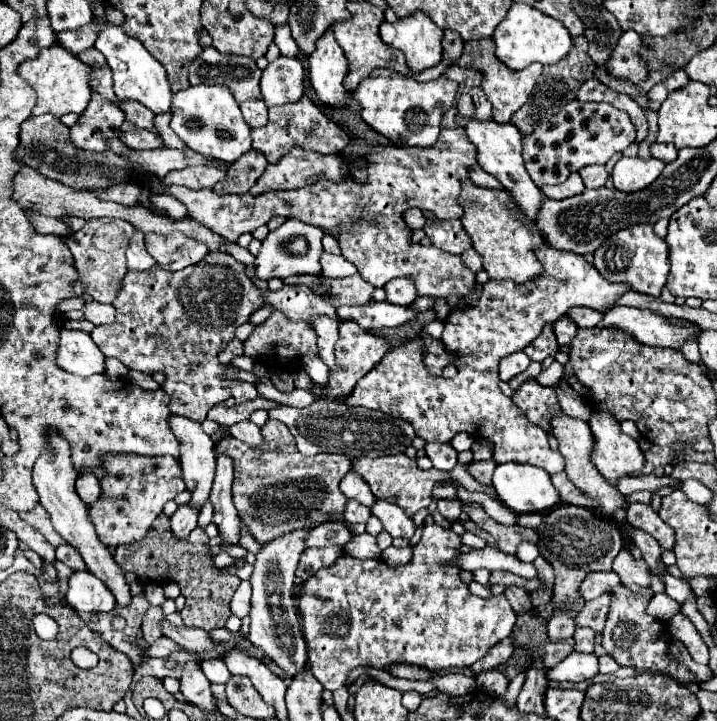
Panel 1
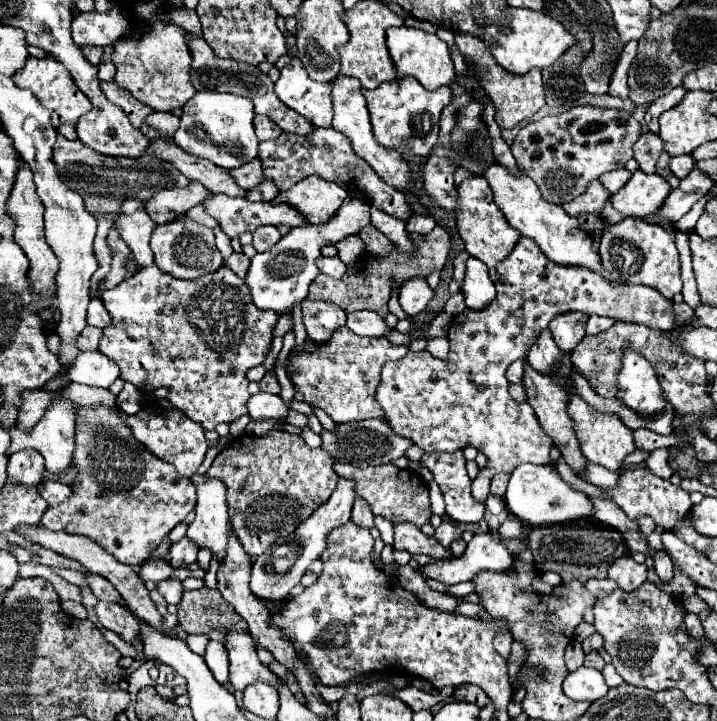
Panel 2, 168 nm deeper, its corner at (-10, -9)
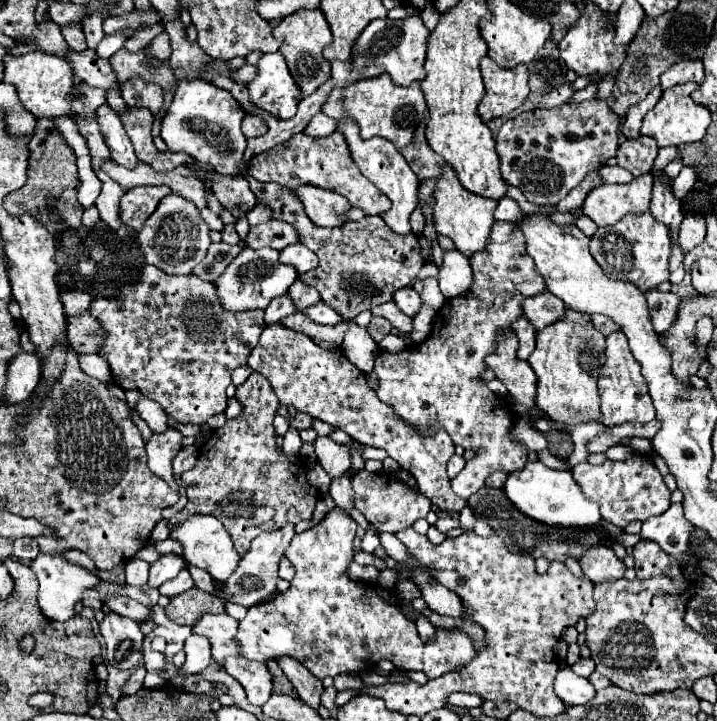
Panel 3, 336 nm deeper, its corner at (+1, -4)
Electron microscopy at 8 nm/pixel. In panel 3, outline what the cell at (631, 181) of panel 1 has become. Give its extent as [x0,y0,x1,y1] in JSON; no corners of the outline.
[582,174,652,226]

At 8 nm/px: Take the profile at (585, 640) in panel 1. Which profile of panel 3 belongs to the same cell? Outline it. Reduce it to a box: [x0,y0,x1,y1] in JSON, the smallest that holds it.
[572,658,594,678]

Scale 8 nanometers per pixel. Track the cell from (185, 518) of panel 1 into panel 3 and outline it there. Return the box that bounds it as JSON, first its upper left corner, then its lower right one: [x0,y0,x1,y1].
[148,552,186,588]

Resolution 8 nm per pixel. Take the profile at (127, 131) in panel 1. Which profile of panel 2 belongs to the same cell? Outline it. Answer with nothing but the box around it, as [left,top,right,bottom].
[147,139,247,197]

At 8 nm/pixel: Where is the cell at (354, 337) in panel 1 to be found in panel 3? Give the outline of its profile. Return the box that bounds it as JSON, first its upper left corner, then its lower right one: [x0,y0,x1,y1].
[248,324,468,512]

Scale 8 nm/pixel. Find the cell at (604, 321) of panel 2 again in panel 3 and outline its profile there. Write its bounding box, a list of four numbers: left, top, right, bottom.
[590,314,620,336]

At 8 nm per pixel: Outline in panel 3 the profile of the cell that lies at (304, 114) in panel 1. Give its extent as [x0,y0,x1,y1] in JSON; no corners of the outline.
[248,132,392,216]

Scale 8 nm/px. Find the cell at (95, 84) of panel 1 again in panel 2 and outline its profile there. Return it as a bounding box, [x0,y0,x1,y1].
[99,43,115,81]

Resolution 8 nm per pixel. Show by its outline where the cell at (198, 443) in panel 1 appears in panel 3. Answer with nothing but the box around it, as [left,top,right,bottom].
[170,514,240,582]

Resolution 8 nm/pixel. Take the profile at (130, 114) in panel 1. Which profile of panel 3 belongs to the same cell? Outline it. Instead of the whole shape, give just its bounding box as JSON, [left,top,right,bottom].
[70,50,116,92]

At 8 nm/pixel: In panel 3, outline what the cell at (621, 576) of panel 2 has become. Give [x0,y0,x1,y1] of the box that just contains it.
[580,546,626,582]

